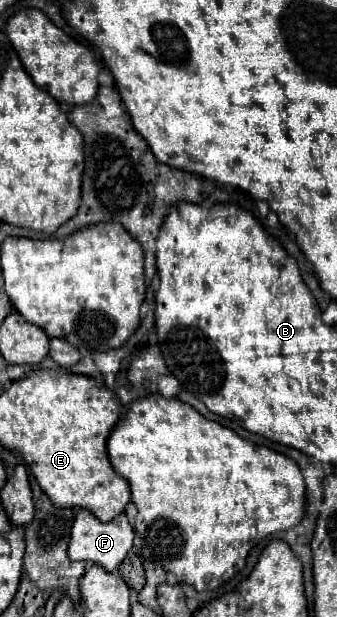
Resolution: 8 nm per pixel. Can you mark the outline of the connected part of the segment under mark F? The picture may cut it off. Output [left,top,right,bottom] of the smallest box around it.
[69,510,133,572]

